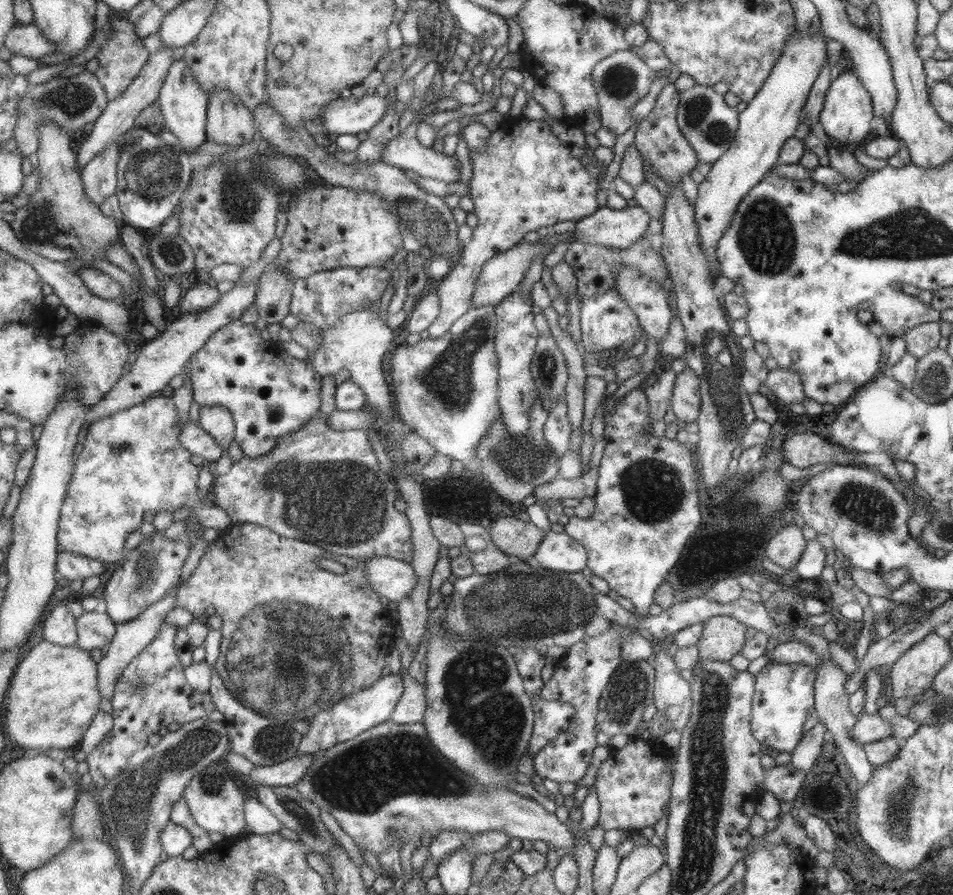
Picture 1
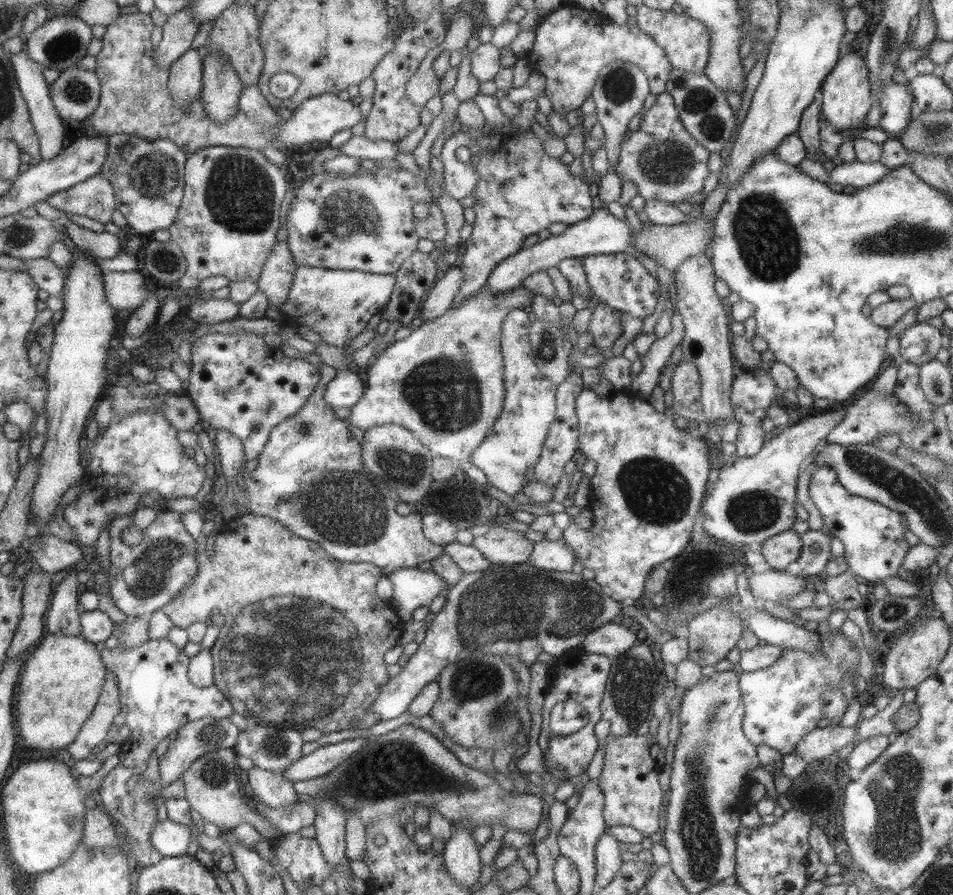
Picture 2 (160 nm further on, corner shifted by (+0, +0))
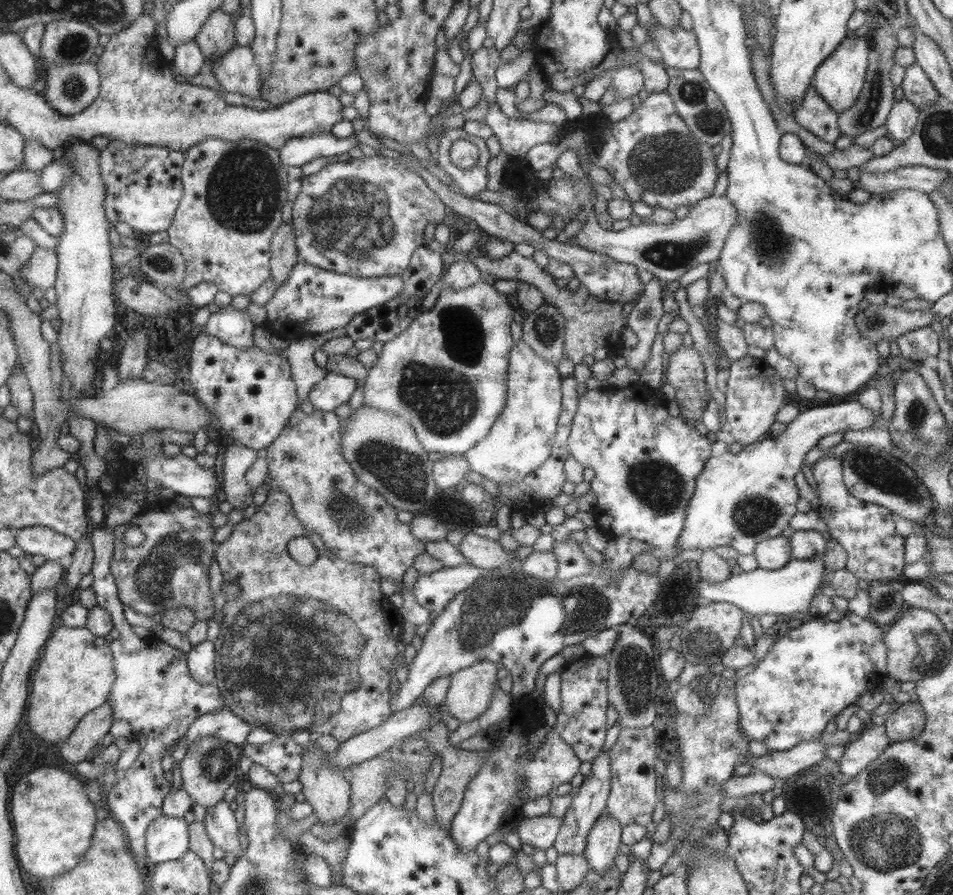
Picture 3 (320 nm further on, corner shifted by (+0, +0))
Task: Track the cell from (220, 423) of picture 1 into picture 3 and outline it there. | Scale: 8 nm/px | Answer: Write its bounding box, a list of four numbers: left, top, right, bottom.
[223,441,256,509]

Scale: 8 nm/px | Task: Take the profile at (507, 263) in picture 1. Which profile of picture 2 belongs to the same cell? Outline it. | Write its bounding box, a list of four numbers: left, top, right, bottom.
[485,209,658,293]

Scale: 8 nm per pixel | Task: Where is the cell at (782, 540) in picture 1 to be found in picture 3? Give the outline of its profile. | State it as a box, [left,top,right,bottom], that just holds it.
[752,535,792,571]

